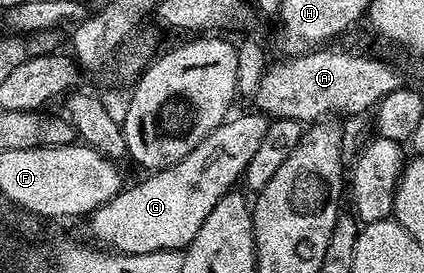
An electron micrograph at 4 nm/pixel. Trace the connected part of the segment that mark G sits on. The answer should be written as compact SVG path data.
M260 112L252 113L237 117L234 115L226 119L219 128L213 129L190 154L183 156L183 160L168 166L165 170L146 173L145 179L135 183L134 186L126 185L109 203L103 204L88 215L90 236L97 242L106 242L113 249L110 251L117 254L150 254L160 250L184 251L185 247L191 244L191 240L195 240L195 232L203 228L203 221L207 220L207 215L215 208L215 204L222 196L230 193L236 181L240 181L245 168L268 130L270 123L268 117Z

